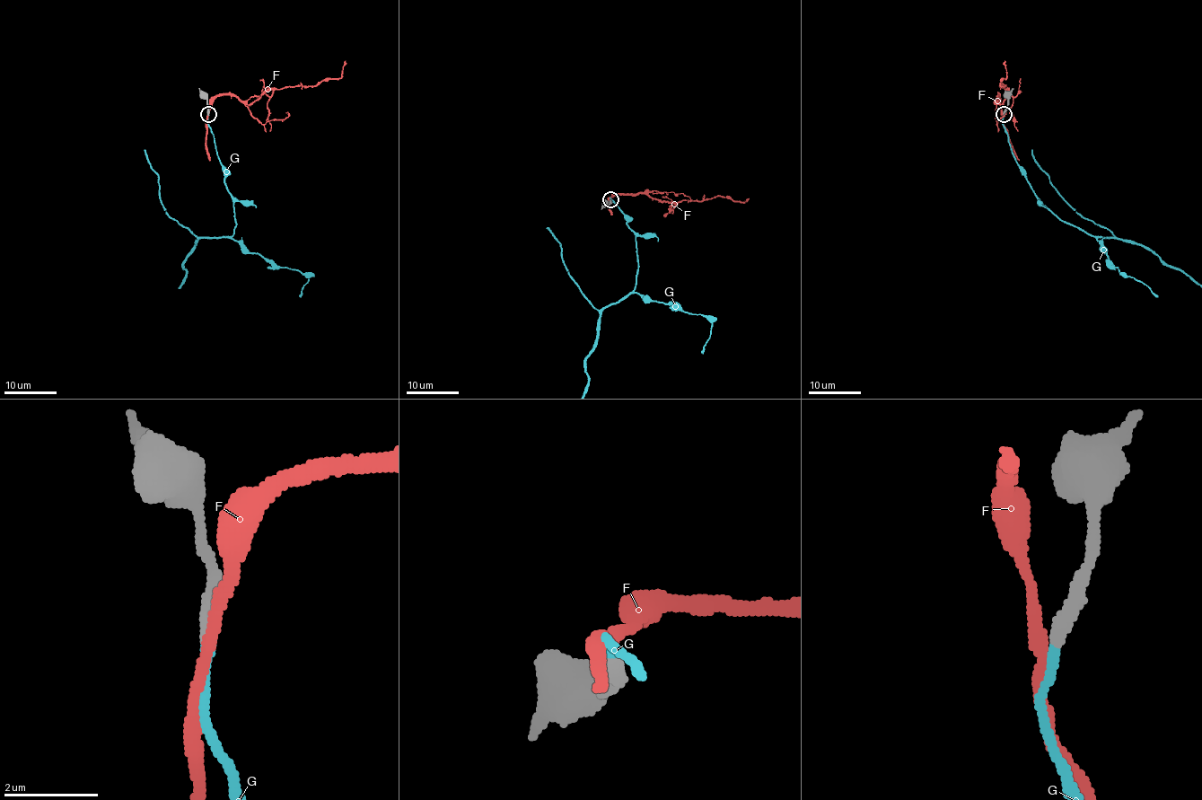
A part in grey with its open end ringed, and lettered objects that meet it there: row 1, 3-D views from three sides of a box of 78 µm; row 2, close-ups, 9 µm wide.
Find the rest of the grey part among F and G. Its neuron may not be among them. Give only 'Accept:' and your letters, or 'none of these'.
Accept: G

